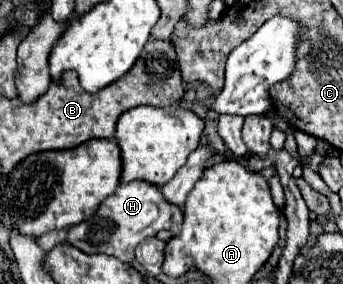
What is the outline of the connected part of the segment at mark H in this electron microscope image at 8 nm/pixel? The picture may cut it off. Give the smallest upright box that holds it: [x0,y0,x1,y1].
[68,180,182,264]

